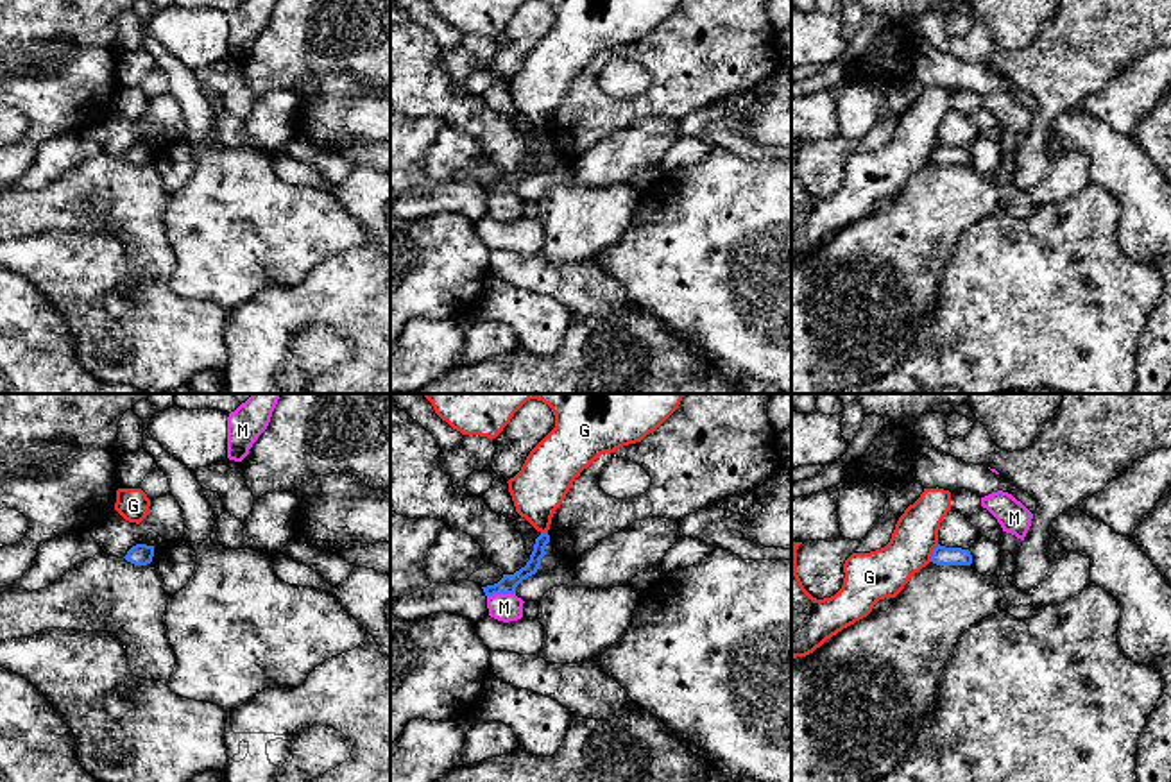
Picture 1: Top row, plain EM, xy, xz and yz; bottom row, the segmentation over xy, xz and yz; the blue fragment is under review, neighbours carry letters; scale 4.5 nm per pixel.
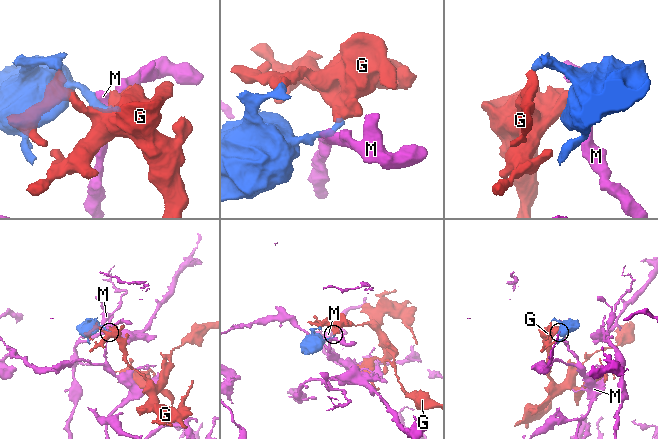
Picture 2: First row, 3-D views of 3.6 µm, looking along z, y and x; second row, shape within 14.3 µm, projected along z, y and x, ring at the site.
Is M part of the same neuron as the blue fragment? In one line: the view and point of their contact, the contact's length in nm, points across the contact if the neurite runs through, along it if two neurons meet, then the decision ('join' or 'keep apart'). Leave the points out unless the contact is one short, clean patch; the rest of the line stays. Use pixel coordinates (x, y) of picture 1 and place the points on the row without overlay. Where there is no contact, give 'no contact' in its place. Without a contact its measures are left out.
xz (500, 192) | 130 nm | along xz (514, 192), (487, 195) | keep apart

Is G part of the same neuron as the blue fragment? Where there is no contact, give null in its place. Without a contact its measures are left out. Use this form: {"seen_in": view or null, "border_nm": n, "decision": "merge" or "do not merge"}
{"seen_in": "yz", "border_nm": 90, "decision": "do not merge"}

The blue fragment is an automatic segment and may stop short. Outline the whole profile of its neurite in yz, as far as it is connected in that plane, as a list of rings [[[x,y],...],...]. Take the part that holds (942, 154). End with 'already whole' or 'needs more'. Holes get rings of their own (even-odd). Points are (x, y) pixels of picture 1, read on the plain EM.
[[[936,145],[931,154],[931,161],[936,165],[970,165],[972,154],[969,149]]]; already whole

